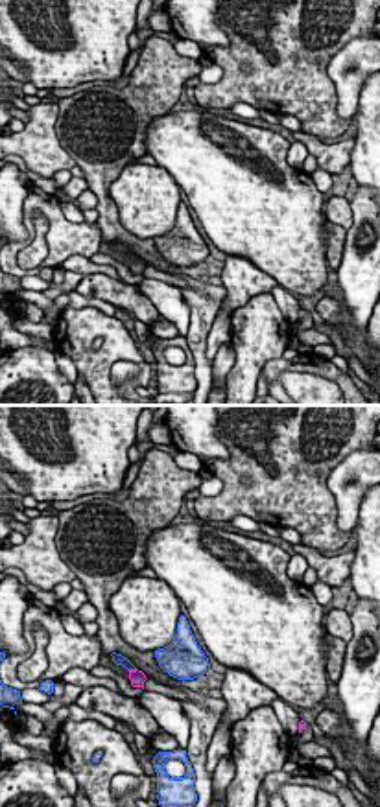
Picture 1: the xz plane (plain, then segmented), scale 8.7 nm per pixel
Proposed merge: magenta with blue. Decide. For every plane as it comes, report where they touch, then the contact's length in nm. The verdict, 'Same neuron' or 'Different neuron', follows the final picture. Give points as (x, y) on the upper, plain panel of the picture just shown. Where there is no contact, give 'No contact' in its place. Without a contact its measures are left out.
Touches magenta at (133, 258). Shared border 80 nm

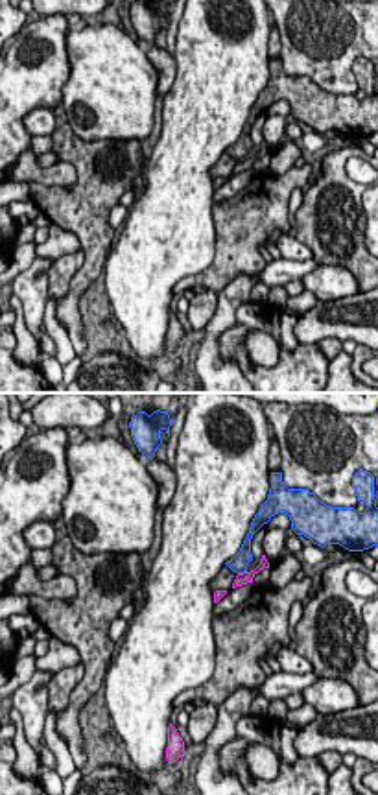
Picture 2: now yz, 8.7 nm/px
Touches magenta at (244, 159). Shared border 90 nm

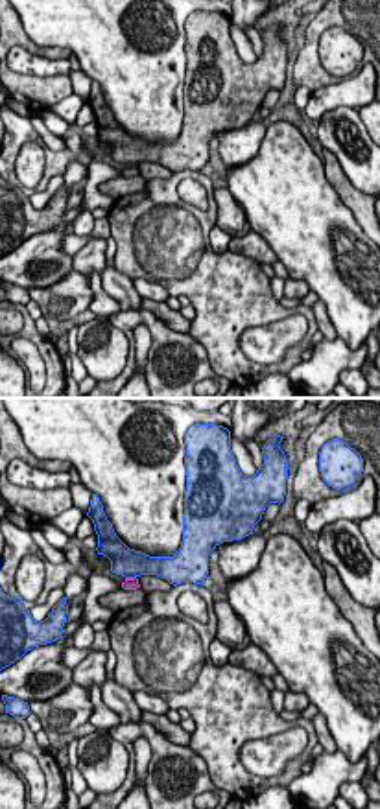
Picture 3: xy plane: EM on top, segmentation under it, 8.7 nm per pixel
Touches magenta at (130, 166). Shared border 100 nm

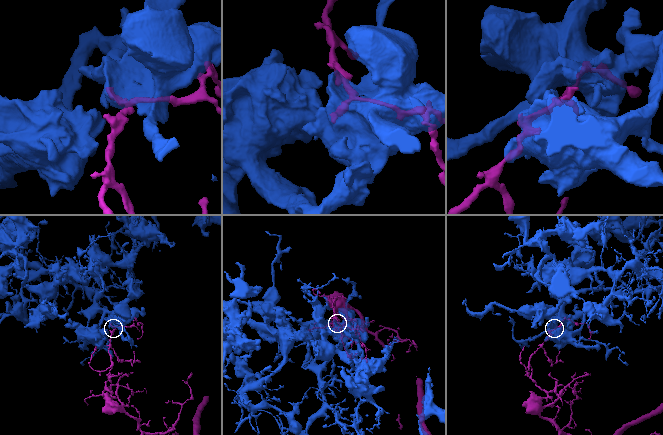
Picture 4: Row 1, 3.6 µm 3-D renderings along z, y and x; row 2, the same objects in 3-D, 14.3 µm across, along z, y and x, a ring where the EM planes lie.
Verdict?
Different neuron

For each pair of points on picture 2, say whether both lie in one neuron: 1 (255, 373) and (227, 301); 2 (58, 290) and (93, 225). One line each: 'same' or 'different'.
1: different
2: different

